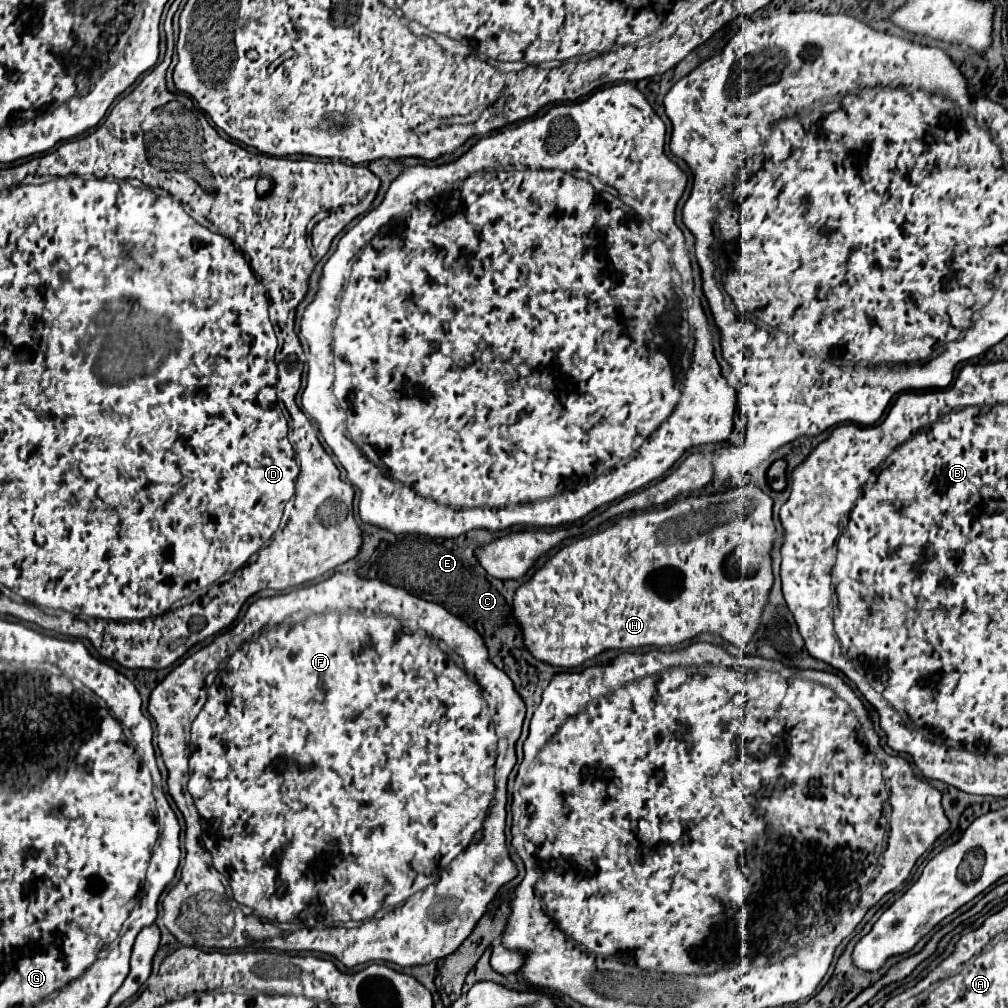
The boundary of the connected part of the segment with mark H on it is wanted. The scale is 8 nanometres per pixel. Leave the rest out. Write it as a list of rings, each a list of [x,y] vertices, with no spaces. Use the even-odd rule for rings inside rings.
[[[746,482],[740,488],[730,490],[730,492],[684,496],[684,498],[666,505],[666,508],[662,508],[662,510],[646,510],[646,512],[640,512],[640,514],[630,513],[619,516],[616,522],[612,522],[608,528],[598,530],[598,532],[594,532],[586,538],[574,540],[568,546],[560,548],[554,556],[550,556],[544,562],[542,568],[538,568],[528,578],[528,582],[524,582],[514,592],[512,618],[514,618],[516,626],[520,628],[524,650],[528,650],[538,662],[544,662],[544,664],[550,664],[550,666],[556,666],[556,668],[580,668],[586,660],[594,660],[596,656],[600,656],[606,650],[626,650],[628,652],[628,650],[640,650],[644,646],[660,646],[660,648],[676,646],[676,644],[682,644],[684,640],[690,640],[690,638],[704,634],[704,632],[718,634],[718,636],[722,636],[722,640],[726,644],[734,646],[736,650],[744,650],[750,644],[752,636],[756,634],[756,630],[760,626],[760,618],[762,618],[762,612],[768,604],[770,588],[774,584],[774,574],[772,574],[774,538],[776,538],[776,526],[774,526],[774,520],[772,520],[772,498],[752,482]]]

